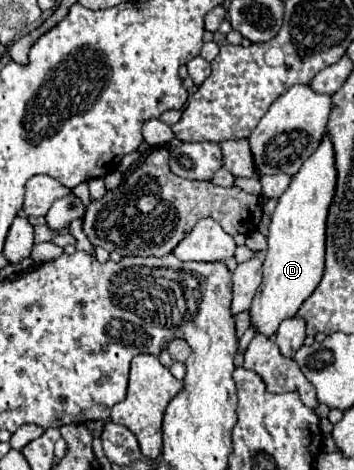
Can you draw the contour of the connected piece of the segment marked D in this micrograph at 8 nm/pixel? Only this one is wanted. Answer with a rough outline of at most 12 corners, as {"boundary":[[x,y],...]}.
{"boundary":[[329,133],[279,197],[249,309],[275,335],[325,271]]}

